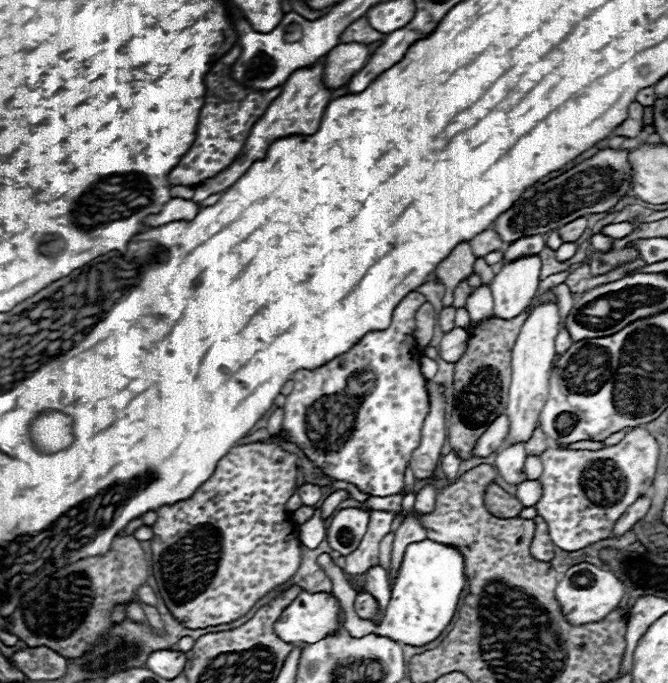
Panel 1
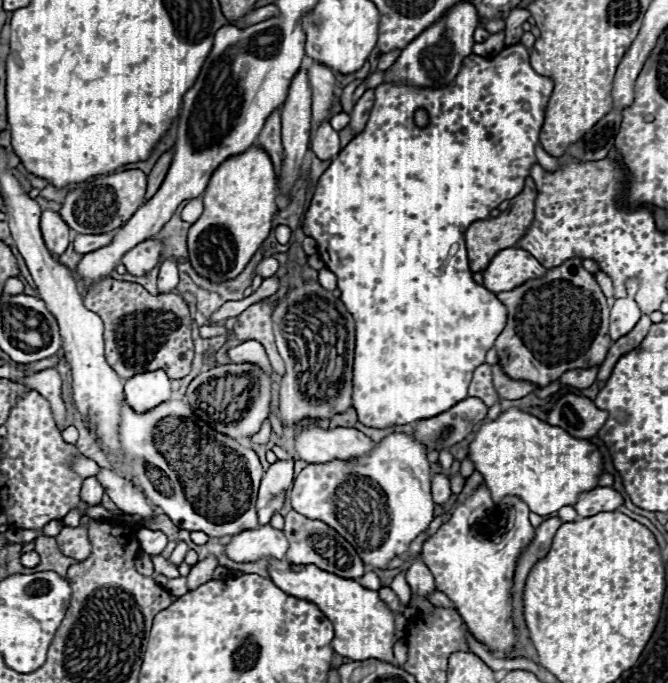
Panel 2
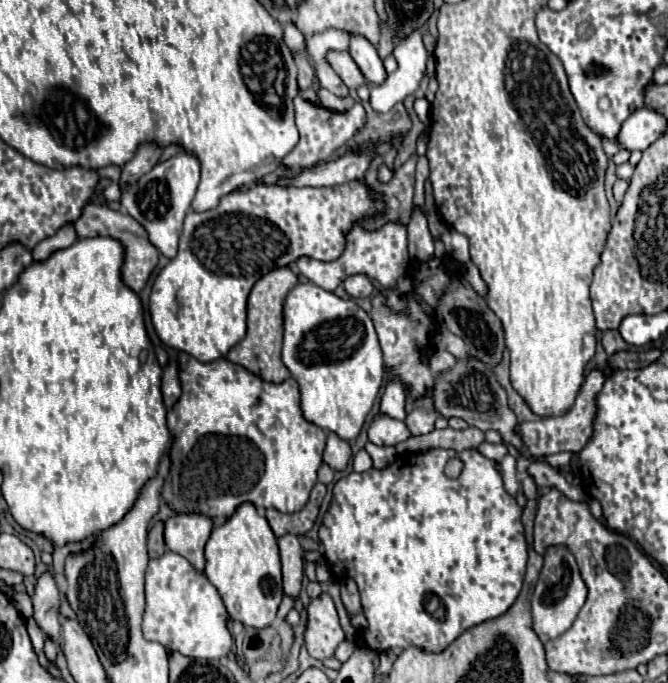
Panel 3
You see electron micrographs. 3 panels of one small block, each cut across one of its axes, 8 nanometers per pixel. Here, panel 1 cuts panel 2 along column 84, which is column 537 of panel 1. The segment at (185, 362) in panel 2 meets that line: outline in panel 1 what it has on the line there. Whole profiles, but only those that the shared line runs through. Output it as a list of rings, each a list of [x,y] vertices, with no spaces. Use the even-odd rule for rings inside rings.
[[[548,288],[544,294],[536,296],[534,302],[520,316],[516,316],[512,320],[490,316],[490,318],[482,320],[480,324],[476,324],[474,330],[470,332],[468,348],[466,348],[464,356],[456,362],[456,368],[454,368],[454,382],[452,382],[452,386],[454,386],[452,406],[454,408],[452,408],[450,426],[448,426],[450,446],[460,458],[470,458],[476,440],[506,410],[508,390],[510,390],[510,380],[512,380],[512,368],[510,368],[512,346],[514,346],[514,340],[516,340],[524,320],[528,318],[530,310],[534,306],[538,306],[542,300],[558,302],[552,288]]]

